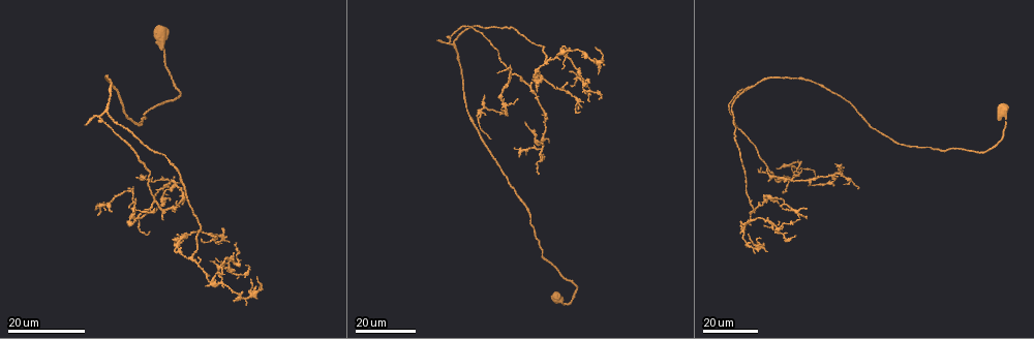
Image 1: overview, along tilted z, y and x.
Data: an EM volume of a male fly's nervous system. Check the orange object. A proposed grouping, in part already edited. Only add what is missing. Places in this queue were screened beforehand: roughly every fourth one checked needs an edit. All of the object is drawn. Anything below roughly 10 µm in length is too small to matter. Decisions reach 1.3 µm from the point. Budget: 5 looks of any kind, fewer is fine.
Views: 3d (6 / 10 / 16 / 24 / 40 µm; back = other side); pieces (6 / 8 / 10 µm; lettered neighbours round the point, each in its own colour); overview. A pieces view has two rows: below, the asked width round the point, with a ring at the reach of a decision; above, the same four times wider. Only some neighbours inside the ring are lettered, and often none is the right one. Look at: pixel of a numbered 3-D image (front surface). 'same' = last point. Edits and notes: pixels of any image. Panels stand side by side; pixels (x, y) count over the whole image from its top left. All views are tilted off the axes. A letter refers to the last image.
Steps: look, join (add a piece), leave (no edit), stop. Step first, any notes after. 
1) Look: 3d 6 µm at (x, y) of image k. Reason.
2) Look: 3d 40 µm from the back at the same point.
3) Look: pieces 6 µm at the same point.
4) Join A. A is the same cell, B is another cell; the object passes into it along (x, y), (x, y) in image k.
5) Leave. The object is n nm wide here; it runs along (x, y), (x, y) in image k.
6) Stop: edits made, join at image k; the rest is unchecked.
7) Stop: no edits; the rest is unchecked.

Look: 3d 16 µm at (578, 108) of image 1. Free end.

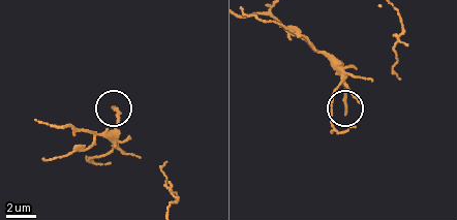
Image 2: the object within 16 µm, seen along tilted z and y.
Look: pieces 8 µm at (346, 113) of image 2.

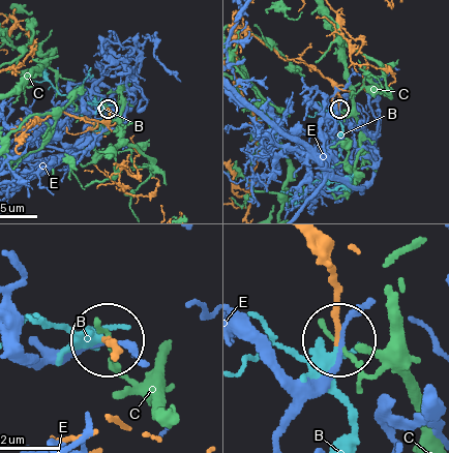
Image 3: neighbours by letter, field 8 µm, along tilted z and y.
Join B. B is the same cell, C and E are other cells; the object passes into it along (331, 273), (347, 432) in image 3; it goes on there.

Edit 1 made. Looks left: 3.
Look: overview.

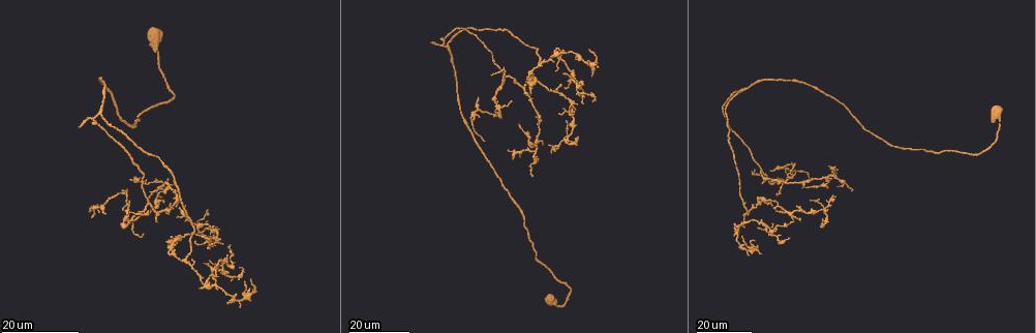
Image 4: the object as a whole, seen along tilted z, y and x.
Look: 3d 24 µm at (836, 169) of image 4.

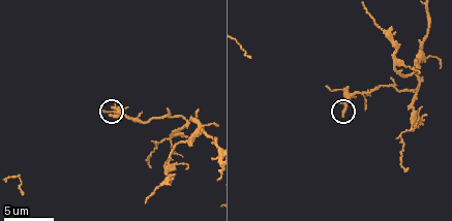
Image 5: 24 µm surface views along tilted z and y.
Look: pieces 8 µm at (111, 116) of image 5. See the neighbours.

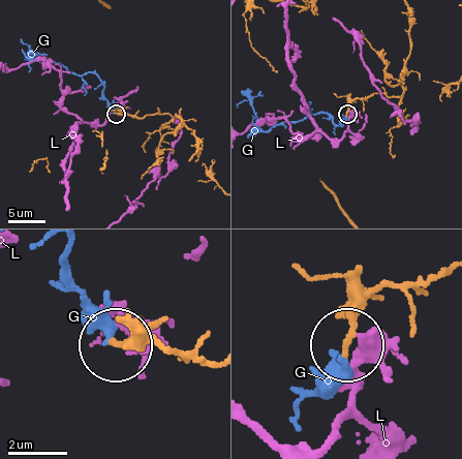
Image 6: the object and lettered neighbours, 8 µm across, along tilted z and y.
Join G. G is the same cell, L is another cell; the object passes into it along (174, 354), (147, 339), (112, 343), (75, 291), (67, 249) in image 6; it goes on there.

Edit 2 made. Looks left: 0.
Stop: edits made, join at image 3, join at image 6; the rest is unchecked.

